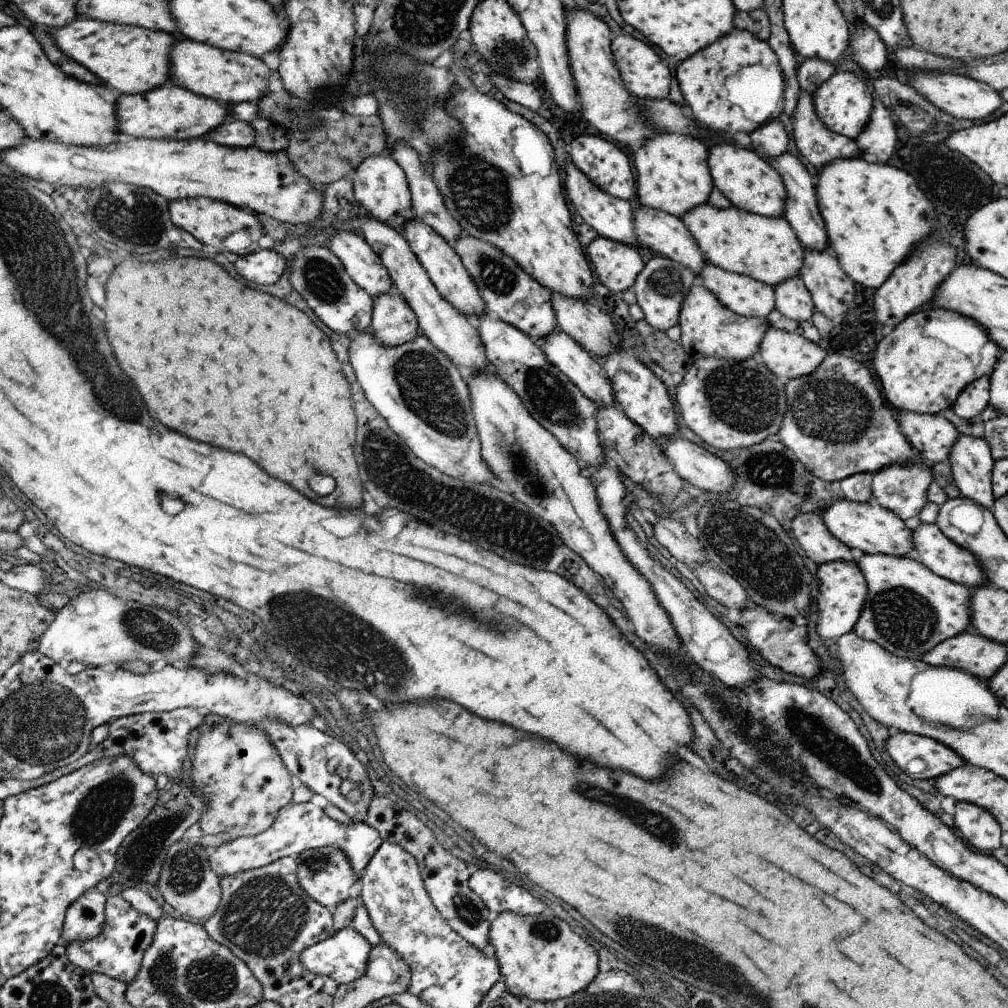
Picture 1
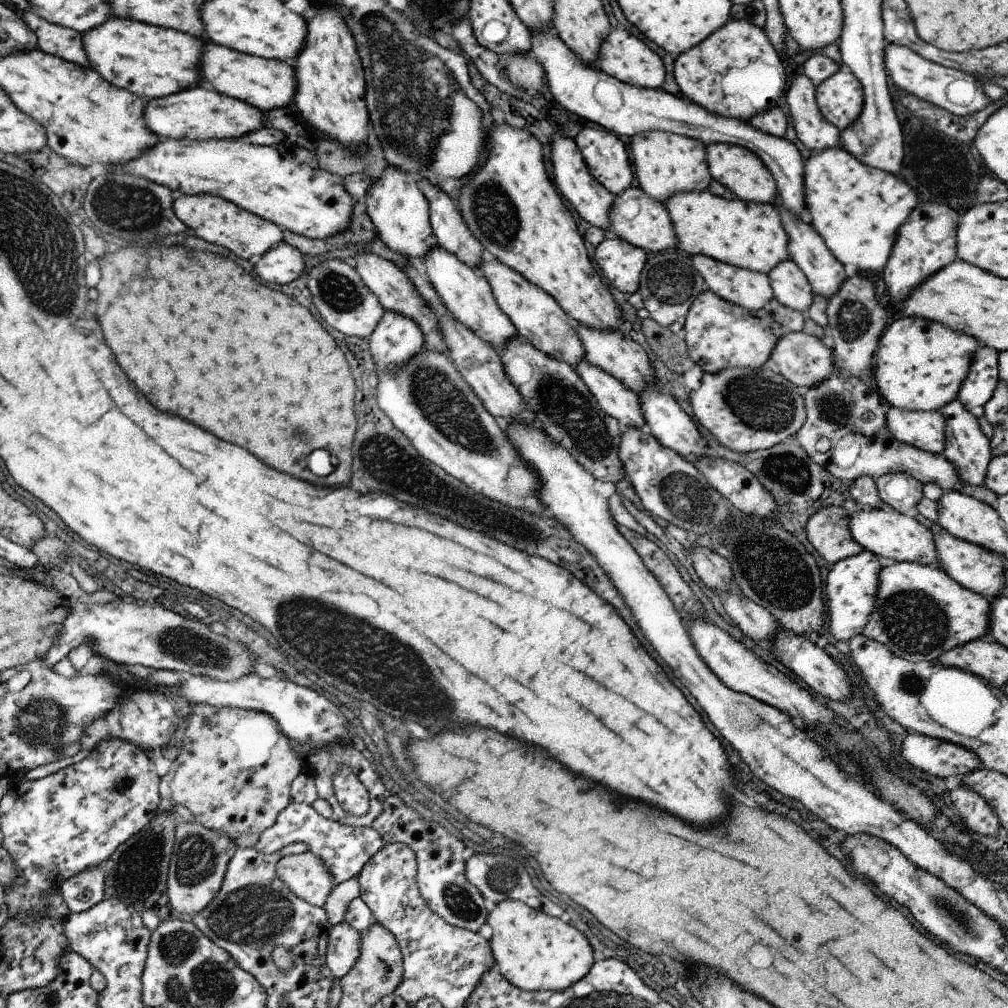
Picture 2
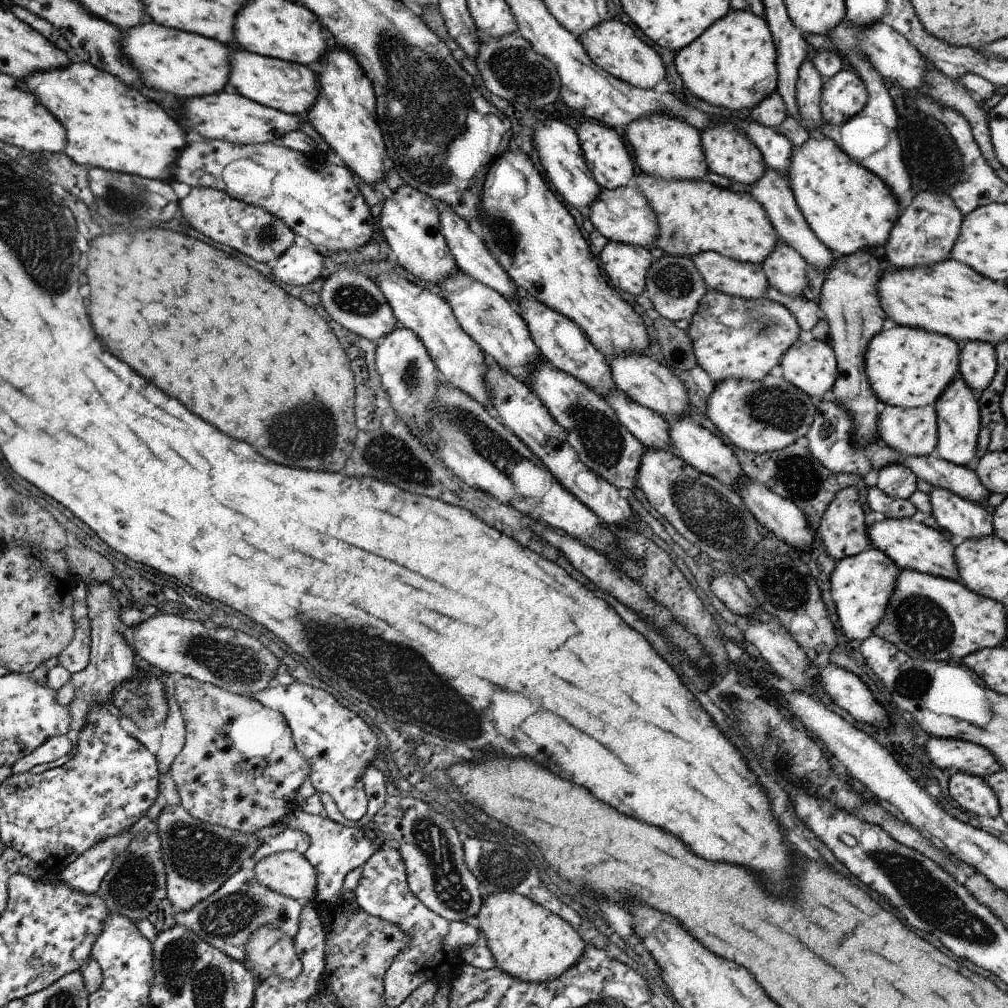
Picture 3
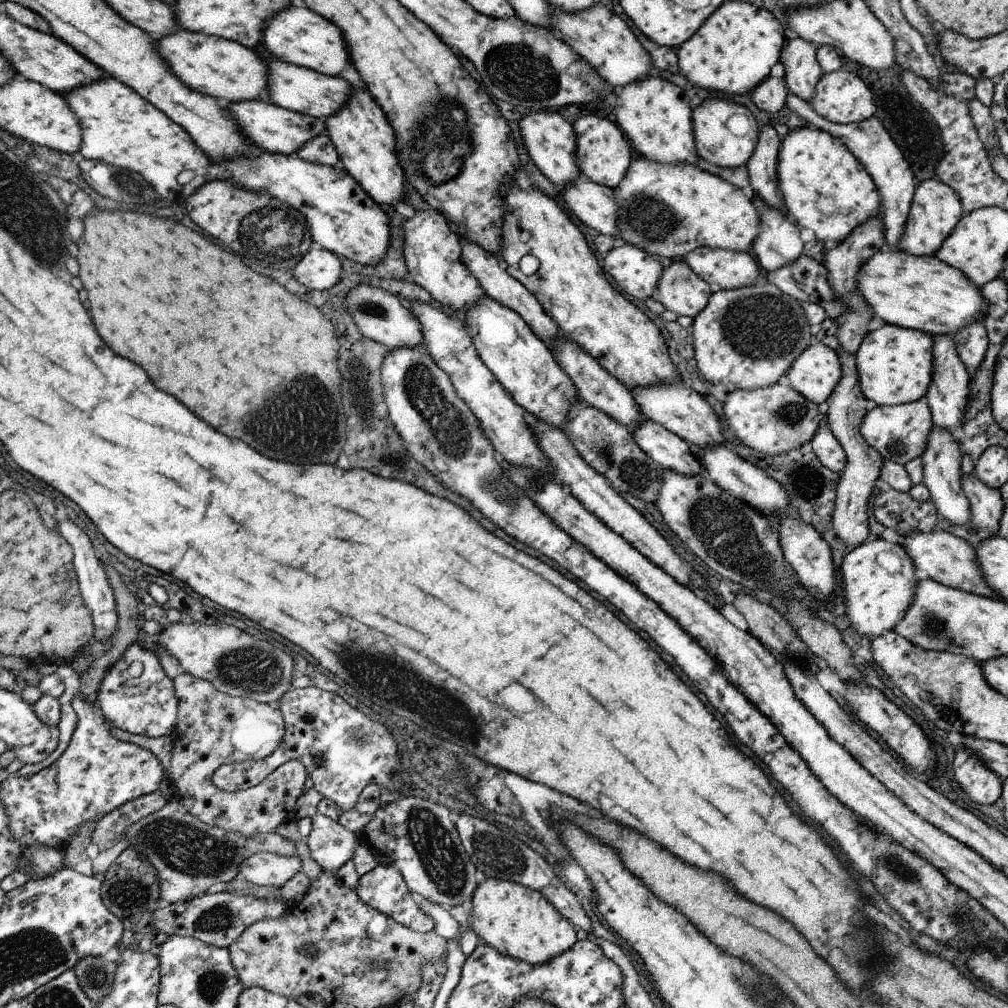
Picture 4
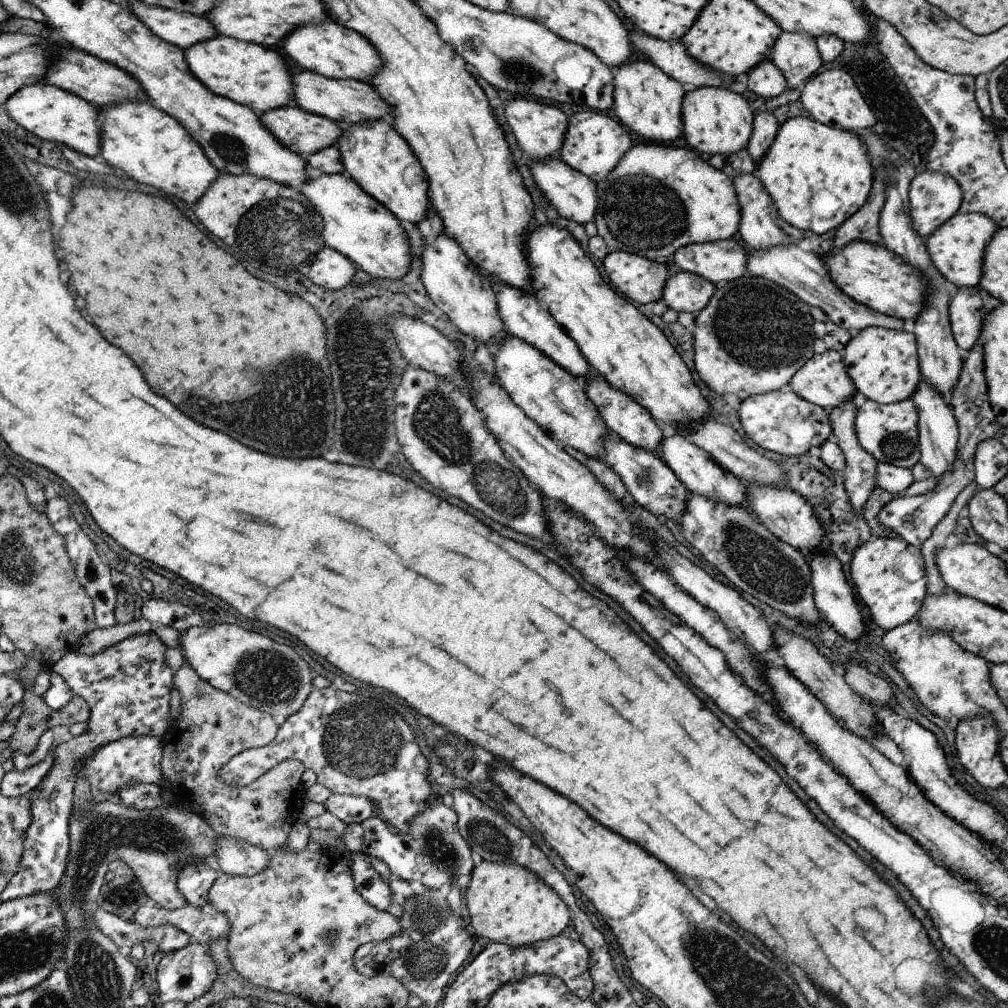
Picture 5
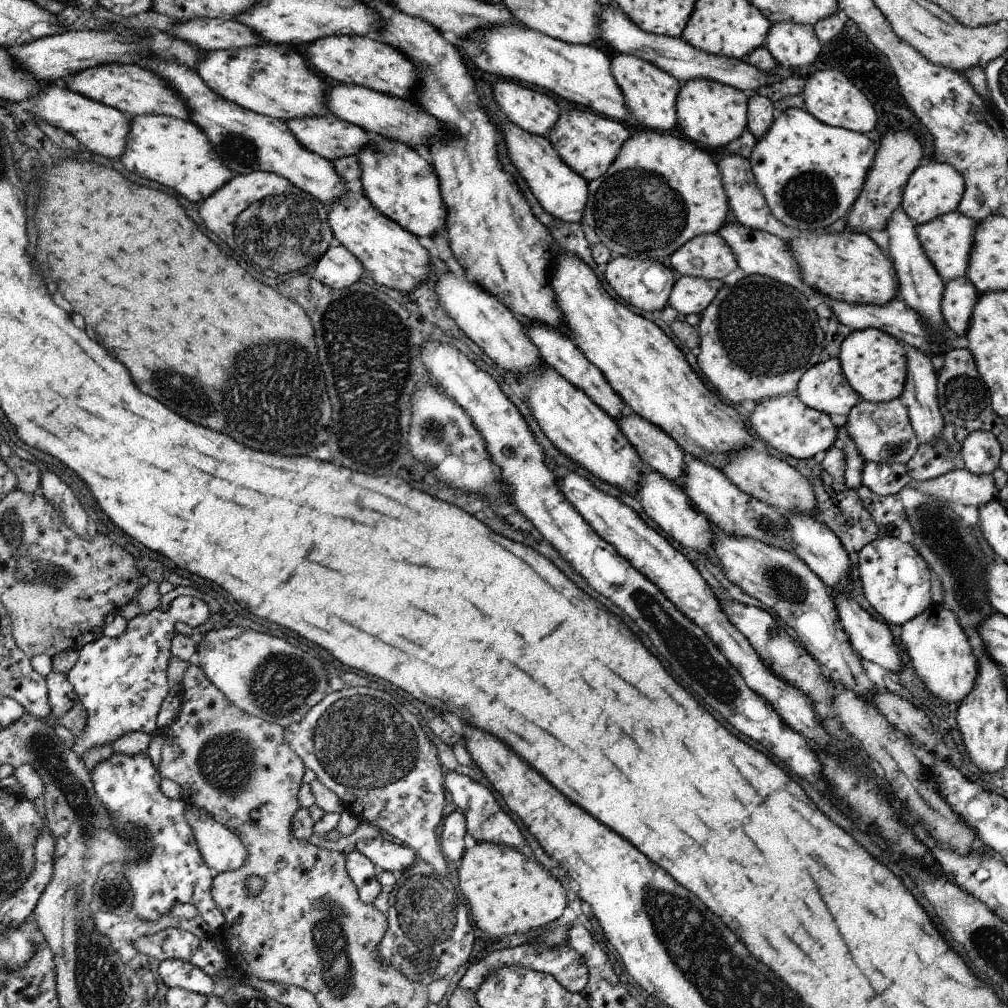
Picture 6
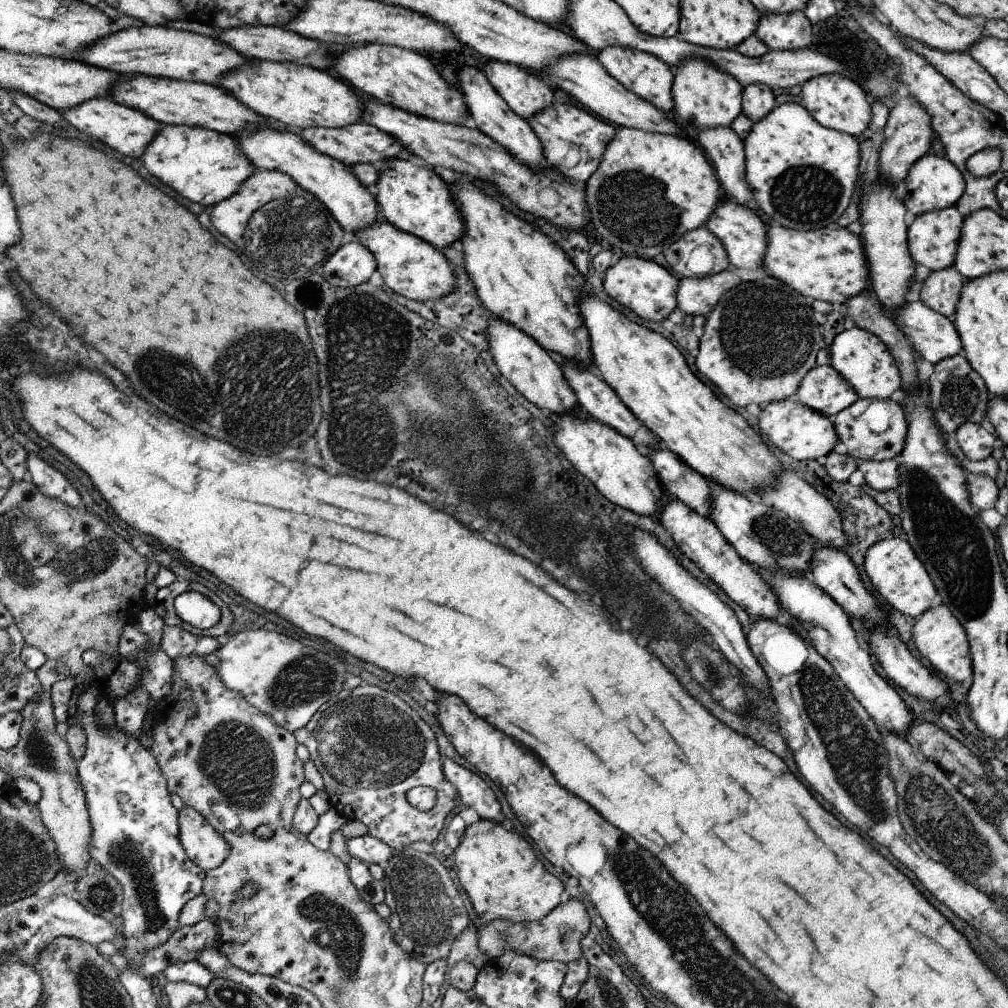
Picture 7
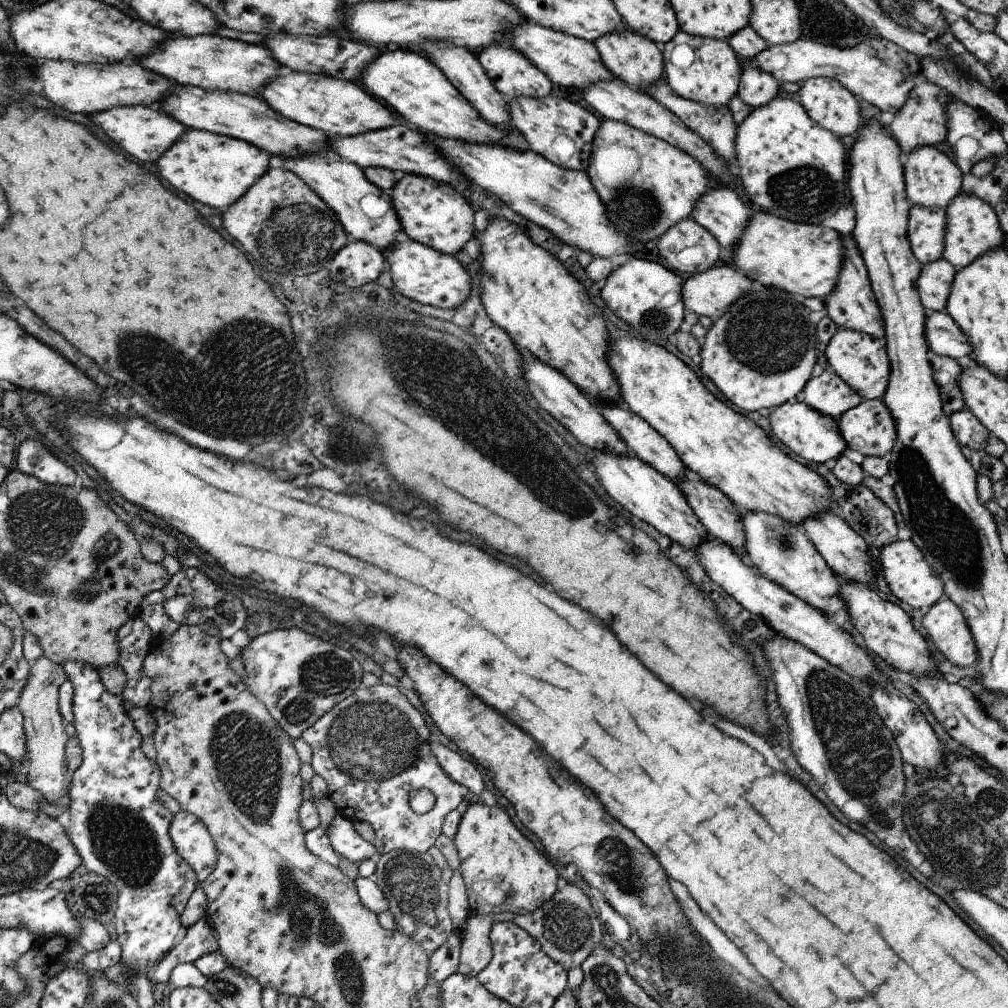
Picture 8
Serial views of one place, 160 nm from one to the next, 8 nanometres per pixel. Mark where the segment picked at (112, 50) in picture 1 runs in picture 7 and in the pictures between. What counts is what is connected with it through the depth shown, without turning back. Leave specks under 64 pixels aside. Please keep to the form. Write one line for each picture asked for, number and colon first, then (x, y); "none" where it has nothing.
2: (154, 62)
3: (172, 61)
4: (226, 70)
5: (248, 73)
6: (259, 78)
7: (300, 97)

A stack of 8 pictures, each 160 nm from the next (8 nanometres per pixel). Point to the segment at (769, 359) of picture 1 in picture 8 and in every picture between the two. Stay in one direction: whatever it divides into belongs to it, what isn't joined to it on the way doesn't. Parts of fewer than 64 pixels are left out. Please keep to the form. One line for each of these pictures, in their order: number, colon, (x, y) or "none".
2: (805, 361)
3: (812, 366)
4: (815, 373)
5: (823, 380)
6: (823, 387)
7: (823, 389)
8: (828, 394)

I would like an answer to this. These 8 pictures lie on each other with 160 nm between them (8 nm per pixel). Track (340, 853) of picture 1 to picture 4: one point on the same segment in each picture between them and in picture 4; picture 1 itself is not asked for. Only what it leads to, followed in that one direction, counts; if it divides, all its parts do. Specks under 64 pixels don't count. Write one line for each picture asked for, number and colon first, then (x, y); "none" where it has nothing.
2: (305, 874)
3: (289, 873)
4: (264, 869)

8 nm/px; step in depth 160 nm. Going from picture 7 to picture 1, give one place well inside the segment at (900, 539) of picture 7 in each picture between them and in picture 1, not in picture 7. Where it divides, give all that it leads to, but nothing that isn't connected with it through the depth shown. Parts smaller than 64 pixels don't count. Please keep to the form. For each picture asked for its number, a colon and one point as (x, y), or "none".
1: (842, 589)
2: (851, 586)
3: (862, 585)
4: (879, 580)
5: (889, 574)
6: (895, 579)

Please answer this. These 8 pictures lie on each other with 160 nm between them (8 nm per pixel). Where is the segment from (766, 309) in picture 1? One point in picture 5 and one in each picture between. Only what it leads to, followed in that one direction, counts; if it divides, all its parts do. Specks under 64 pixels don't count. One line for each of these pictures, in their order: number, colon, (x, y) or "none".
2: (751, 290)
3: (722, 274)
4: (724, 269)
5: (721, 261)

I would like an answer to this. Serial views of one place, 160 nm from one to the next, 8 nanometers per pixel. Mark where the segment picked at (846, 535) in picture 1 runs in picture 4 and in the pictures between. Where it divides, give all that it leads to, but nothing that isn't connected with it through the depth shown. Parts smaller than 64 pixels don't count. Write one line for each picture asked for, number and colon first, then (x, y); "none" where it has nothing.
2: (889, 535)
3: (910, 545)
4: (949, 560)

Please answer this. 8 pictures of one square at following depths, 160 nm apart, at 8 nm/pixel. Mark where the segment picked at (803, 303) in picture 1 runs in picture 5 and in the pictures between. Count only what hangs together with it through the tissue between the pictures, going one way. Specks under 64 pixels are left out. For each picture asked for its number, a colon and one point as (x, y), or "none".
2: (790, 287)
3: (785, 269)
4: (779, 244)
5: (760, 227)

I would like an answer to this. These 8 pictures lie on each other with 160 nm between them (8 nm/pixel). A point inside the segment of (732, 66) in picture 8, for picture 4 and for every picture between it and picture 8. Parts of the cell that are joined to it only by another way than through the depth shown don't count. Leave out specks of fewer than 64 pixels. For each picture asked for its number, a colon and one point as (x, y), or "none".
4: (726, 134)
5: (716, 120)
6: (711, 114)
7: (704, 95)

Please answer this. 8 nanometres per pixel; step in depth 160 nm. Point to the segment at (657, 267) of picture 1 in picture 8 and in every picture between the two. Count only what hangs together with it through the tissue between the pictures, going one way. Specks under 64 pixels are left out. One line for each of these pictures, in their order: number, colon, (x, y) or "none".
2: (669, 284)
3: (673, 284)
4: (680, 290)
5: (684, 292)
6: (690, 295)
7: (695, 295)
8: (710, 293)

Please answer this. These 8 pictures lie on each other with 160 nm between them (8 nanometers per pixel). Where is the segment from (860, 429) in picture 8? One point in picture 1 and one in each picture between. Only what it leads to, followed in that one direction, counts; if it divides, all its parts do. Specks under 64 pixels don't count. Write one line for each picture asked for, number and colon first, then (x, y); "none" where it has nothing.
1: (933, 436)
2: (926, 431)
3: (913, 431)
4: (899, 433)
5: (889, 433)
6: (882, 432)
7: (871, 429)

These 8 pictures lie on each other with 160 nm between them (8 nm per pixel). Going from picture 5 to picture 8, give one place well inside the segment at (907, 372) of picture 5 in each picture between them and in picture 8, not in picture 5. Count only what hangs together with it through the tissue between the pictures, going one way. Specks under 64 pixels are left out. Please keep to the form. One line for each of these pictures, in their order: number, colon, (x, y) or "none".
6: (874, 363)
7: (861, 358)
8: (861, 360)

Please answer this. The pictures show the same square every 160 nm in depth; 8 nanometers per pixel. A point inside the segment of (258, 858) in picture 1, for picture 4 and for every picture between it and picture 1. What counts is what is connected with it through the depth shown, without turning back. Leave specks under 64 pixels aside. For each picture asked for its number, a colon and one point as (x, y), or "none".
2: (346, 849)
3: (335, 850)
4: (332, 845)

